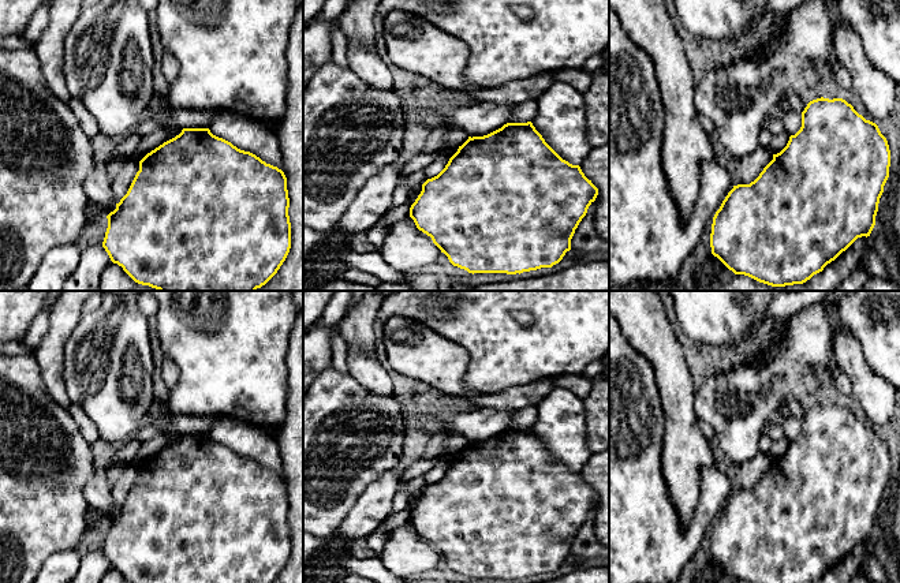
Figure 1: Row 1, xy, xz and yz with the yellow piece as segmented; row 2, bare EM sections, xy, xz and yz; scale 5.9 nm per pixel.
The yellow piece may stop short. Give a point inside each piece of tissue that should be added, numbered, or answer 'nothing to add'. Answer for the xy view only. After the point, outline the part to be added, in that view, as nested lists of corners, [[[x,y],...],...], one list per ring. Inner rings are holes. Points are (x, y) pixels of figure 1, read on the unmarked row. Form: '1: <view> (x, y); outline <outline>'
1: xy (99, 494); outline [[[92,475],[85,485],[83,493],[94,515],[101,520],[108,522],[116,515],[112,489],[107,483],[107,475]]]

